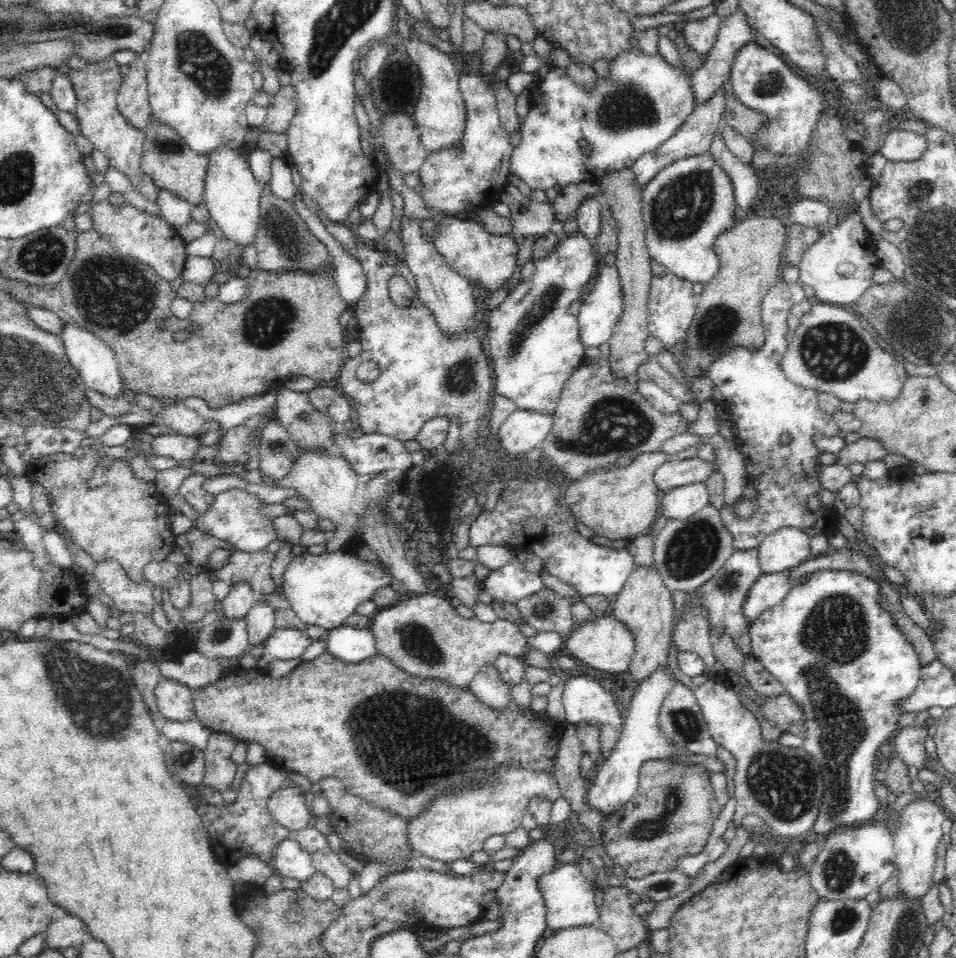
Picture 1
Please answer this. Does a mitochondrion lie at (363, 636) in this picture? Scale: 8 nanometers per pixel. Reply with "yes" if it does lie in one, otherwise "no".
no

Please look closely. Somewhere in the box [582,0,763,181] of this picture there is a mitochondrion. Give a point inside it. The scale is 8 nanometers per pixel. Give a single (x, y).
(629, 106)

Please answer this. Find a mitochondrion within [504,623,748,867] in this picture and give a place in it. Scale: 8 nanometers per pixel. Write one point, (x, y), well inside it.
(653, 827)

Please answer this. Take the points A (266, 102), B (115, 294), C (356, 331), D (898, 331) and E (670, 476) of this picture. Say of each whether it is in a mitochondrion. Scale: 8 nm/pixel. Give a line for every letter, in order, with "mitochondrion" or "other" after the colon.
A: other
B: mitochondrion
C: other
D: mitochondrion
E: other

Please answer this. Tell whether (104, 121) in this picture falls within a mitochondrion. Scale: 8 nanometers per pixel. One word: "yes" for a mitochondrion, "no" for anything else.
no

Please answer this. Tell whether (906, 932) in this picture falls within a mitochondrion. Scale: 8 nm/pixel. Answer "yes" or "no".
yes

